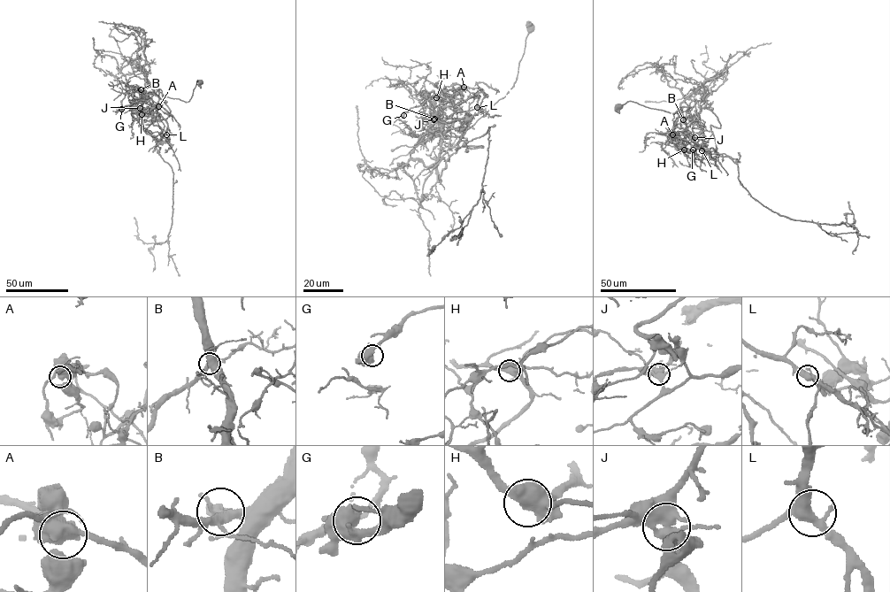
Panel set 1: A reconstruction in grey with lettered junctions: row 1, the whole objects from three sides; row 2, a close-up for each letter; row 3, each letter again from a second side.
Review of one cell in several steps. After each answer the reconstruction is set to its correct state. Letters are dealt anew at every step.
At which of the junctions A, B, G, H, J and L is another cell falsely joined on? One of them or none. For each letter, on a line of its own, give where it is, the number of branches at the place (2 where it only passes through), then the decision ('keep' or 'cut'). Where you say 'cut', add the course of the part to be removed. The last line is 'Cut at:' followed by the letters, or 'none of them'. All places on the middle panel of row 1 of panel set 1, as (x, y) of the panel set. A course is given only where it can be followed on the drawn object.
A: at (464, 87); 4 branches meet; keep
B: at (434, 119); 4 branches meet; keep
G: at (403, 115); 4 branches meet; keep
H: at (436, 97); 4 branches meet; keep
J: at (433, 119); 4 branches meet; cut; foreign part runs (433, 119), (469, 112), (450, 147), (398, 80), (365, 88)
L: at (477, 107); 4 branches meet; keep
Cut at: J

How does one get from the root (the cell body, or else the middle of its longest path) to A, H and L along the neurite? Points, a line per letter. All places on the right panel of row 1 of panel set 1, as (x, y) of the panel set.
A: (619, 106), (632, 101), (672, 113), (692, 107), (683, 106), (674, 113), (672, 130), (677, 132), (672, 134)
H: (619, 106), (632, 101), (672, 113), (694, 105), (698, 119), (687, 126), (684, 149)
L: (619, 106), (632, 101), (672, 113), (694, 105), (698, 119), (686, 132), (706, 149), (702, 150)

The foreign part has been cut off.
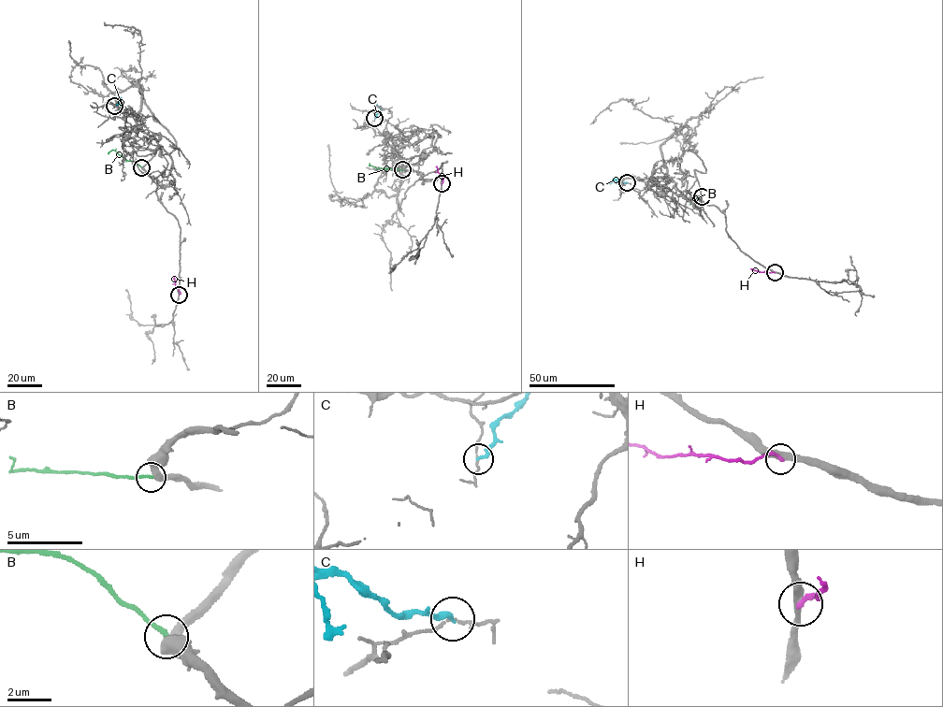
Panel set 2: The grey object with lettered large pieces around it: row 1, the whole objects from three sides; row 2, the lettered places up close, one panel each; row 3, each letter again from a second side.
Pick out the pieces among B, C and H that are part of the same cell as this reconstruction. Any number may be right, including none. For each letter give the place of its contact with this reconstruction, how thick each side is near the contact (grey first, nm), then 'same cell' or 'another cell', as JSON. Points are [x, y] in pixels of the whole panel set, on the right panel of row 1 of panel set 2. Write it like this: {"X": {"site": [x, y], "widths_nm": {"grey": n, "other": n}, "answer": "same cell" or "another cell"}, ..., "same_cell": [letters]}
{"B": {"site": [702, 196], "widths_nm": {"grey": 360, "other": 200}, "answer": "another cell"}, "C": {"site": [627, 182], "widths_nm": {"grey": 90, "other": 260}, "answer": "another cell"}, "H": {"site": [775, 272], "widths_nm": {"grey": 320, "other": 220}, "answer": "another cell"}, "same_cell": []}

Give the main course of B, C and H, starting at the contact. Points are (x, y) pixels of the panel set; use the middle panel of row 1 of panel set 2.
B: (403, 169), (378, 168), (369, 163)
C: (374, 118), (380, 110), (377, 102)
H: (442, 183), (443, 178), (436, 165)

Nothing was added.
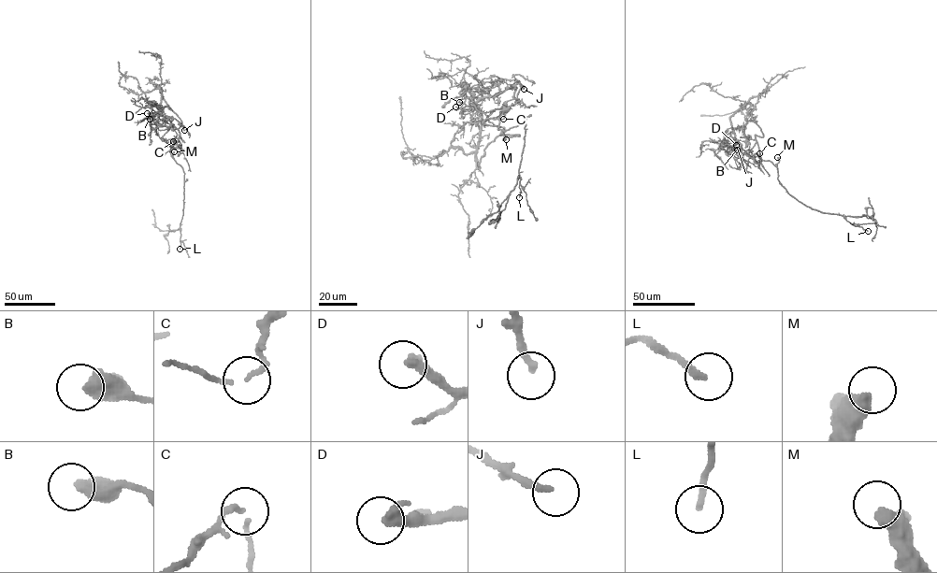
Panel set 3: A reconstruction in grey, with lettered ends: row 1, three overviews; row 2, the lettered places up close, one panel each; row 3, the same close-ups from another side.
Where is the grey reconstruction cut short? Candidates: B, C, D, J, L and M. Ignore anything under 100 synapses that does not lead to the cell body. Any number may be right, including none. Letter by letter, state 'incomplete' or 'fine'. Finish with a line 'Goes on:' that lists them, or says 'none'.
B: fine
C: fine
D: incomplete
J: fine
L: fine
M: fine
Goes on: D

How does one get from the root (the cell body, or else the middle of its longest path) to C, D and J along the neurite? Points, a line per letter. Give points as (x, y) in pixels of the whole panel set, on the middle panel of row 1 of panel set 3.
C: (505, 111), (497, 118), (491, 118), (497, 117), (506, 109), (503, 119)
D: (505, 111), (518, 99), (513, 97), (515, 89), (484, 97), (474, 106), (455, 107)
J: (505, 111), (518, 99), (513, 97), (515, 89), (491, 96), (490, 87), (503, 79), (514, 78), (524, 89)

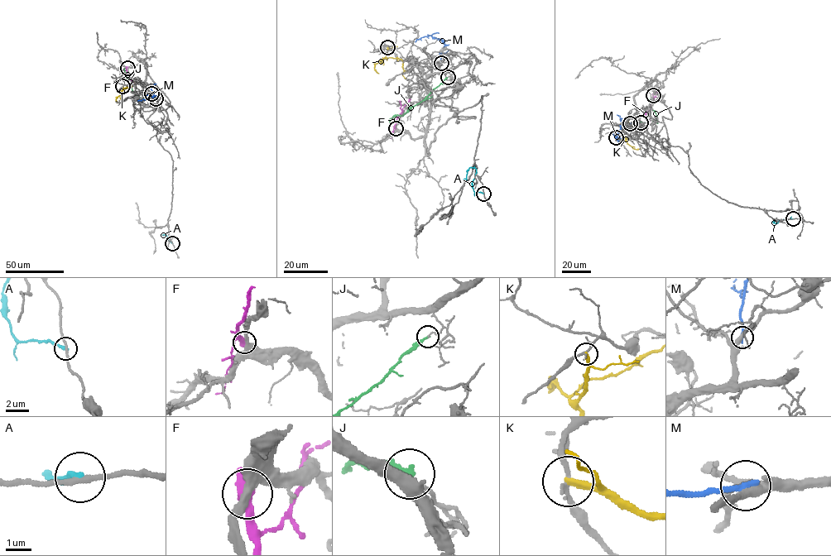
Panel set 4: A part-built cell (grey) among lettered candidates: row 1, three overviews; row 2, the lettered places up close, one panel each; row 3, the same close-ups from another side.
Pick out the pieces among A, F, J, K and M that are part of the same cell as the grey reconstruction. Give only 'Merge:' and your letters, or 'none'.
Merge: M

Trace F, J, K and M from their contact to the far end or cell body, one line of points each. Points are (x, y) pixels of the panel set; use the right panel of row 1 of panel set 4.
F: (653, 94), (653, 101), (646, 117)
J: (641, 122), (656, 122), (657, 117), (650, 98)
K: (616, 137), (626, 140), (623, 129), (630, 125), (627, 121)
M: (630, 123), (621, 126), (617, 133), (617, 141), (622, 144)

